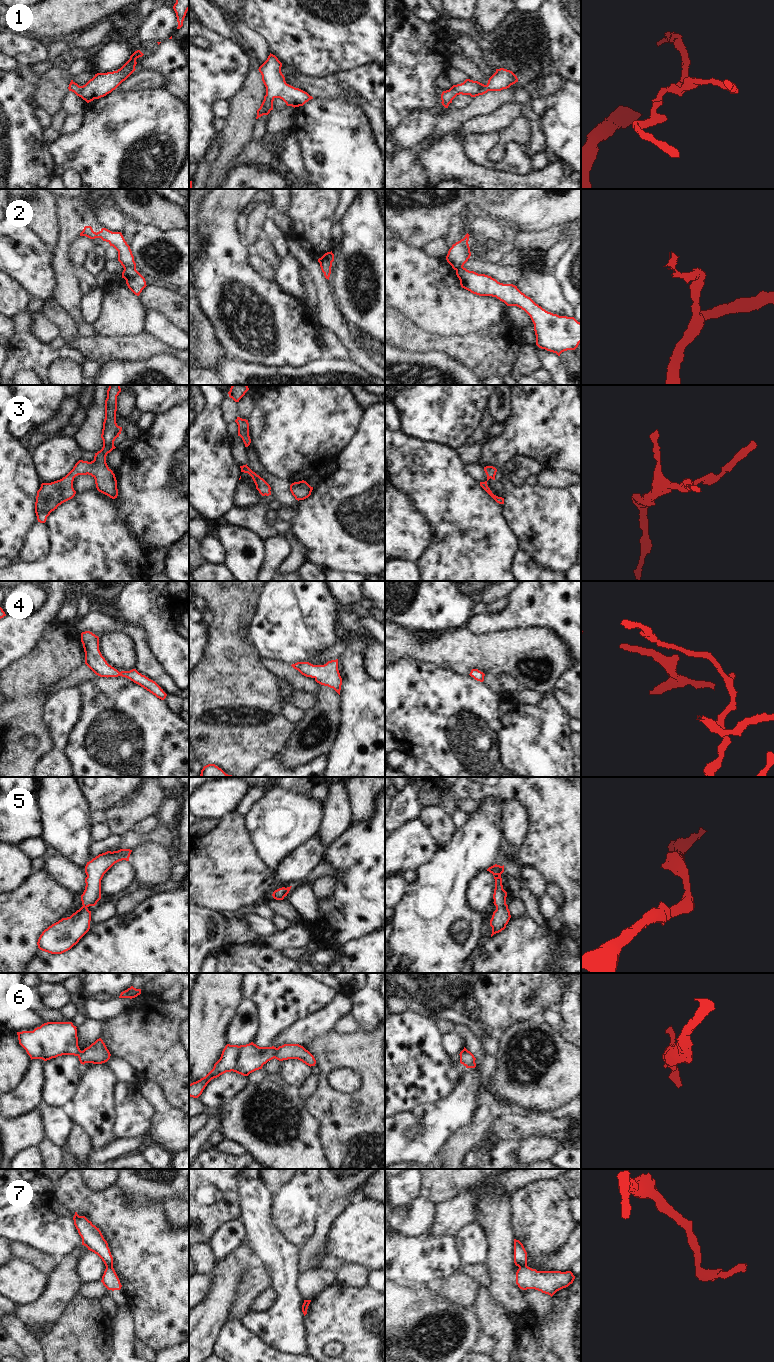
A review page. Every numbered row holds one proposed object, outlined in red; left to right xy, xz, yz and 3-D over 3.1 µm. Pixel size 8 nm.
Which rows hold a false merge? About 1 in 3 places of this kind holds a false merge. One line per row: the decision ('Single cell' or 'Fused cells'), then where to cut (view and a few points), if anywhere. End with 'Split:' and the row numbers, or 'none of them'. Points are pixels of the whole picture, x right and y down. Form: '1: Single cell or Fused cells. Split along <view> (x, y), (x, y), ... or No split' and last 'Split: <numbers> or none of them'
1: Single cell. No split
2: Fused cells. Split along xy (135, 268), (124, 269)
3: Single cell. No split
4: Single cell. No split
5: Single cell. No split
6: Fused cells. Split along xz (276, 1048), (273, 1057)
7: Fused cells. Split along yz (527, 1266), (519, 1267)
Split: 2, 6, 7

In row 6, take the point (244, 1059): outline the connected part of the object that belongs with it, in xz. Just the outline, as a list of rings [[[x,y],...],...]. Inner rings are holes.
[[[253,1042],[246,1045],[227,1044],[213,1069],[200,1080],[189,1084],[189,1096],[198,1098],[207,1084],[226,1072],[236,1072],[243,1076],[262,1069],[263,1065],[274,1059],[276,1047],[259,1047]]]

